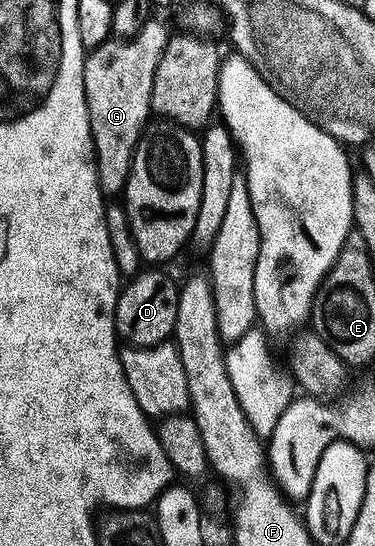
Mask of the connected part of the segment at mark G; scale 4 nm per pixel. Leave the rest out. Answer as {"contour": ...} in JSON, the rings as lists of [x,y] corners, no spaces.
{"contour":[[[152,17],[135,39],[108,41],[94,48],[87,56],[85,89],[91,136],[95,142],[95,162],[99,169],[99,186],[104,196],[122,196],[127,190],[139,138],[153,115],[151,98],[157,69],[172,37],[173,31],[158,17]]]}

